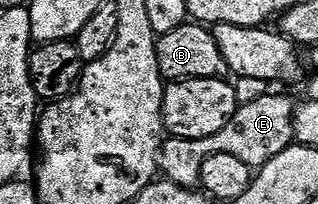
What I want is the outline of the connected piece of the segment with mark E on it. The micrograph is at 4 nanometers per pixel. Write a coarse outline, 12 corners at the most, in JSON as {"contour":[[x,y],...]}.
{"contour":[[274,91],[238,104],[207,139],[169,137],[159,169],[200,182],[203,159],[235,155],[256,171],[294,144],[295,101]]}

